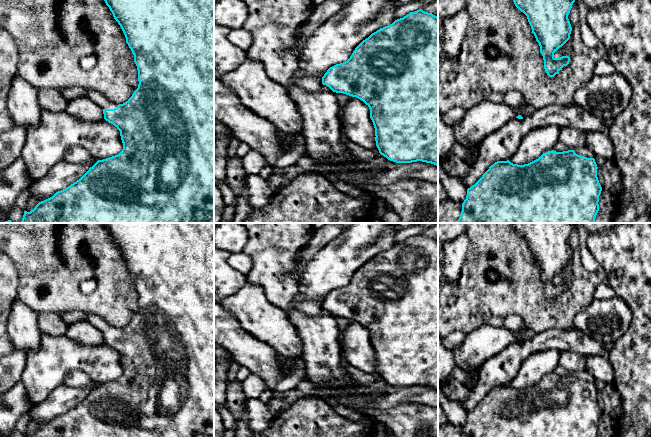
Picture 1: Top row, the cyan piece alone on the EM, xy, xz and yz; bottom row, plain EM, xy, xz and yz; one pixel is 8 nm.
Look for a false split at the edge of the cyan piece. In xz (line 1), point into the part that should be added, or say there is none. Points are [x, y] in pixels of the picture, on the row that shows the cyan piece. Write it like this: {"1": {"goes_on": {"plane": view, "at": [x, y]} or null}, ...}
{"1": {"goes_on": null}}

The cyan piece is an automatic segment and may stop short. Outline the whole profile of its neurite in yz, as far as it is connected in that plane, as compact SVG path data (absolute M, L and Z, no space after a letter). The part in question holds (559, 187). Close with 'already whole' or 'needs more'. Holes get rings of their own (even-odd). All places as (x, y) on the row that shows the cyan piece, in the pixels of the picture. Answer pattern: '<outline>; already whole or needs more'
M574 150L548 151L524 165L497 161L467 189L461 215L455 223L594 223L602 191L597 169L594 158L578 155Z; already whole

